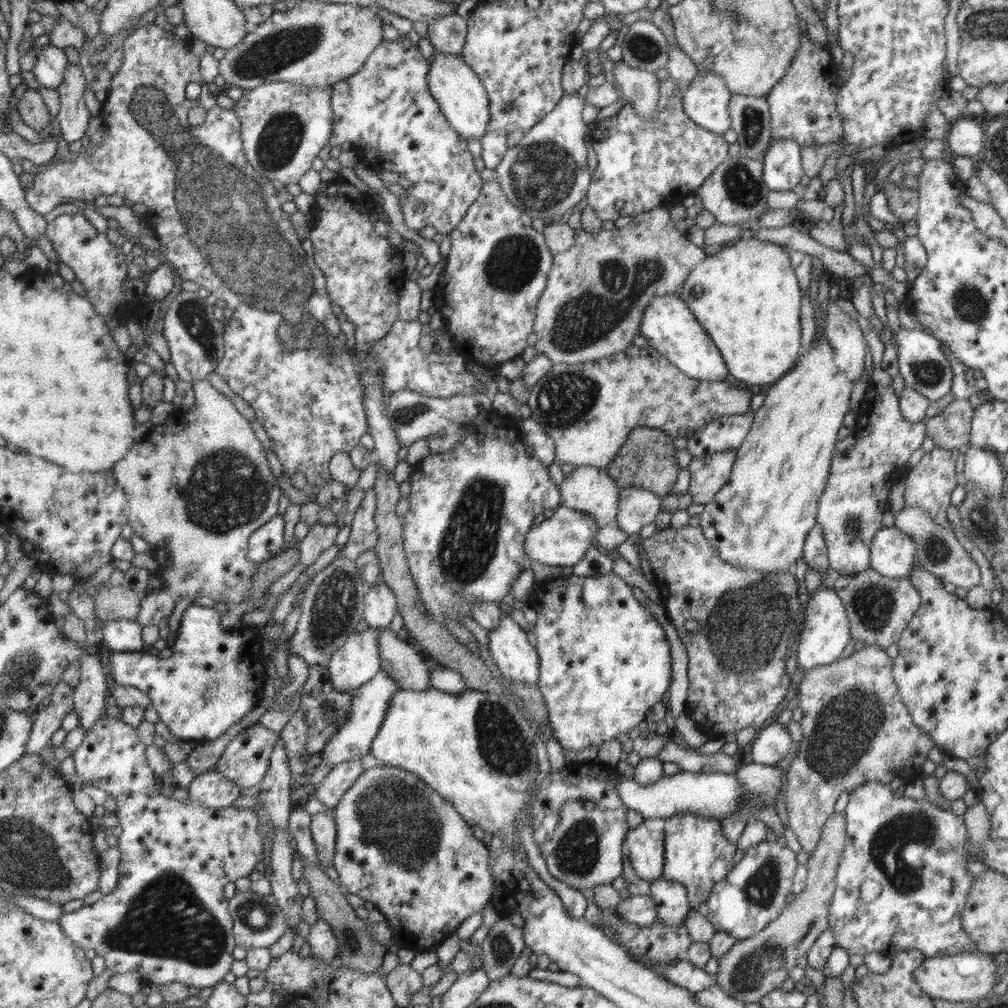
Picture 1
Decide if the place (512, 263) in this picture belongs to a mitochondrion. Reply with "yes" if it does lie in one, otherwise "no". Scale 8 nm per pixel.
yes

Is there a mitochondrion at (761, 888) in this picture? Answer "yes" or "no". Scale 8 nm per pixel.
yes

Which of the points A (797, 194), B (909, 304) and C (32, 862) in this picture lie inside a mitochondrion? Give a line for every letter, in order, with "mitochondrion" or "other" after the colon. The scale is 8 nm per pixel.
A: other
B: other
C: mitochondrion

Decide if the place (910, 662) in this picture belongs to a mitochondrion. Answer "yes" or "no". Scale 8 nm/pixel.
no

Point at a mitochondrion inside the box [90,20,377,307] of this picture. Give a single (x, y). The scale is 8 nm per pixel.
(264, 57)

